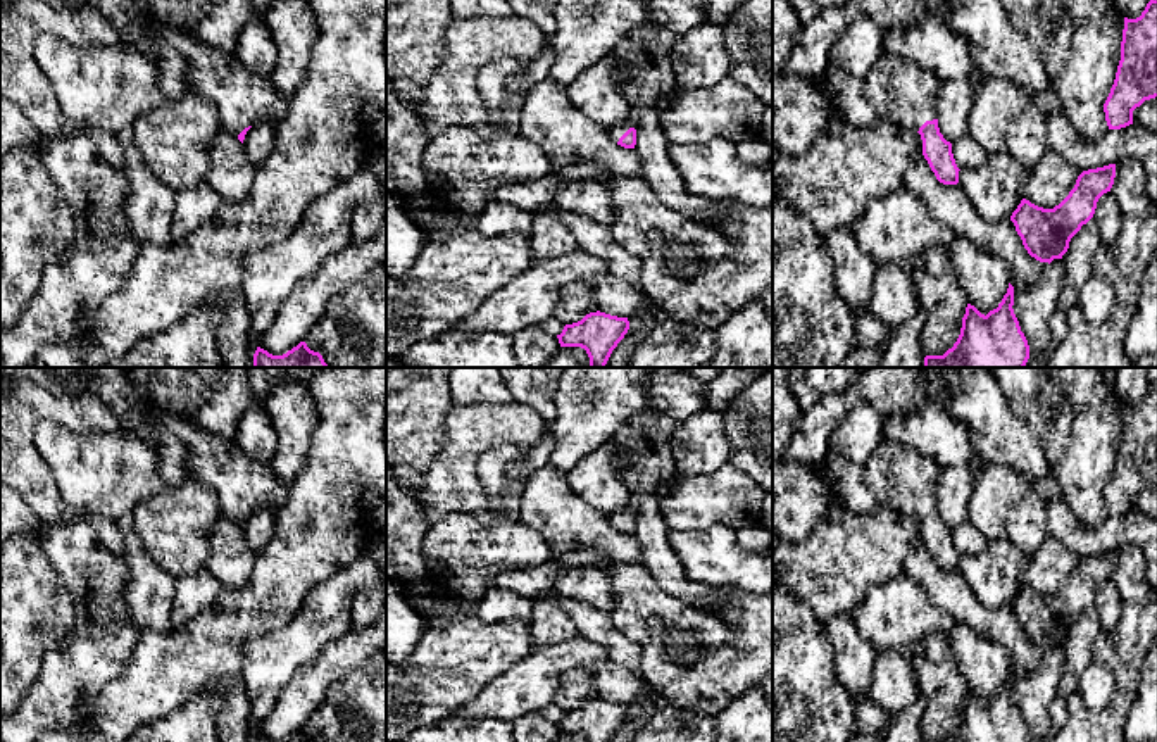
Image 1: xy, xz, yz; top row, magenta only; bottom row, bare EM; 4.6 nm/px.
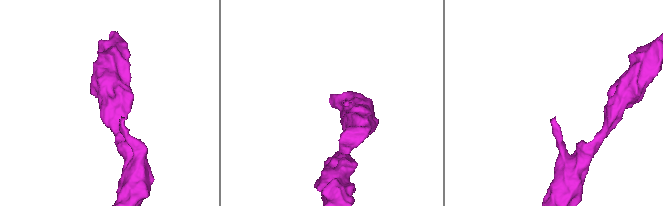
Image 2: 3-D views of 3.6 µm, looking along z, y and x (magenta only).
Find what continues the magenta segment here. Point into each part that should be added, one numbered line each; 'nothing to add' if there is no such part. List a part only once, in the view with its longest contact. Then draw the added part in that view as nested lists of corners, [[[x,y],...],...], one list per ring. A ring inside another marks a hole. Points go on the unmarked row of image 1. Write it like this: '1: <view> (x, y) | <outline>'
1: yz (904, 480) | [[[881,440],[878,449],[869,456],[867,462],[864,464],[862,478],[881,507],[919,518],[919,514],[926,507],[933,507],[938,504],[936,487],[940,469],[941,468],[924,454],[914,449],[905,449],[897,442]]]

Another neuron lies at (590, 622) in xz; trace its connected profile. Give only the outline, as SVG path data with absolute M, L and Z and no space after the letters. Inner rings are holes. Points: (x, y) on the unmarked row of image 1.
M555 588L543 590L553 595L559 606L571 616L579 635L604 647L609 659L631 671L640 671L641 645L626 638L612 621L609 613L604 613L586 602L560 595Z

